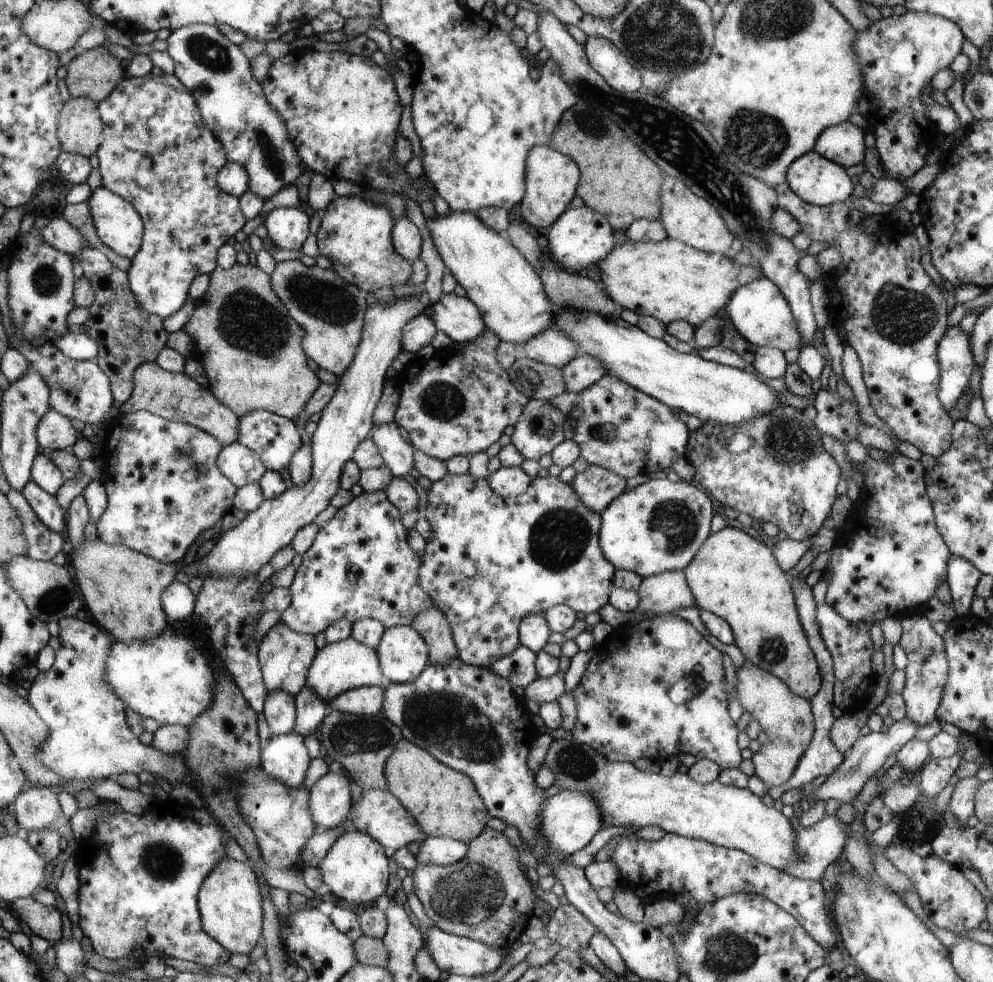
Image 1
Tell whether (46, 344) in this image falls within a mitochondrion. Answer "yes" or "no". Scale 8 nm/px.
no

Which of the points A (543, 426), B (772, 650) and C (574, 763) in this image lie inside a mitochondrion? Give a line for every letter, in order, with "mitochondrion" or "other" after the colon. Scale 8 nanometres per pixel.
A: mitochondrion
B: mitochondrion
C: mitochondrion

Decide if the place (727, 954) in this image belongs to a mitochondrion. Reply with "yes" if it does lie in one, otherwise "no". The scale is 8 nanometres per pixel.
yes

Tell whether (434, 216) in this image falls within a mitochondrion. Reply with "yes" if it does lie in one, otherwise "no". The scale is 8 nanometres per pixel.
no

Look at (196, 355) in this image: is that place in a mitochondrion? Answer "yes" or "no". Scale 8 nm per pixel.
no

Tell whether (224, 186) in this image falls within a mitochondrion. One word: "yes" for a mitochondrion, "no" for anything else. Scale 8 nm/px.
no

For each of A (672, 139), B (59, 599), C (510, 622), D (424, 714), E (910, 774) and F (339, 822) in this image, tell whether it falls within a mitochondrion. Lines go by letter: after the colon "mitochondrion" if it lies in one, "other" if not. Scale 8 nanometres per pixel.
A: mitochondrion
B: mitochondrion
C: other
D: mitochondrion
E: other
F: other

